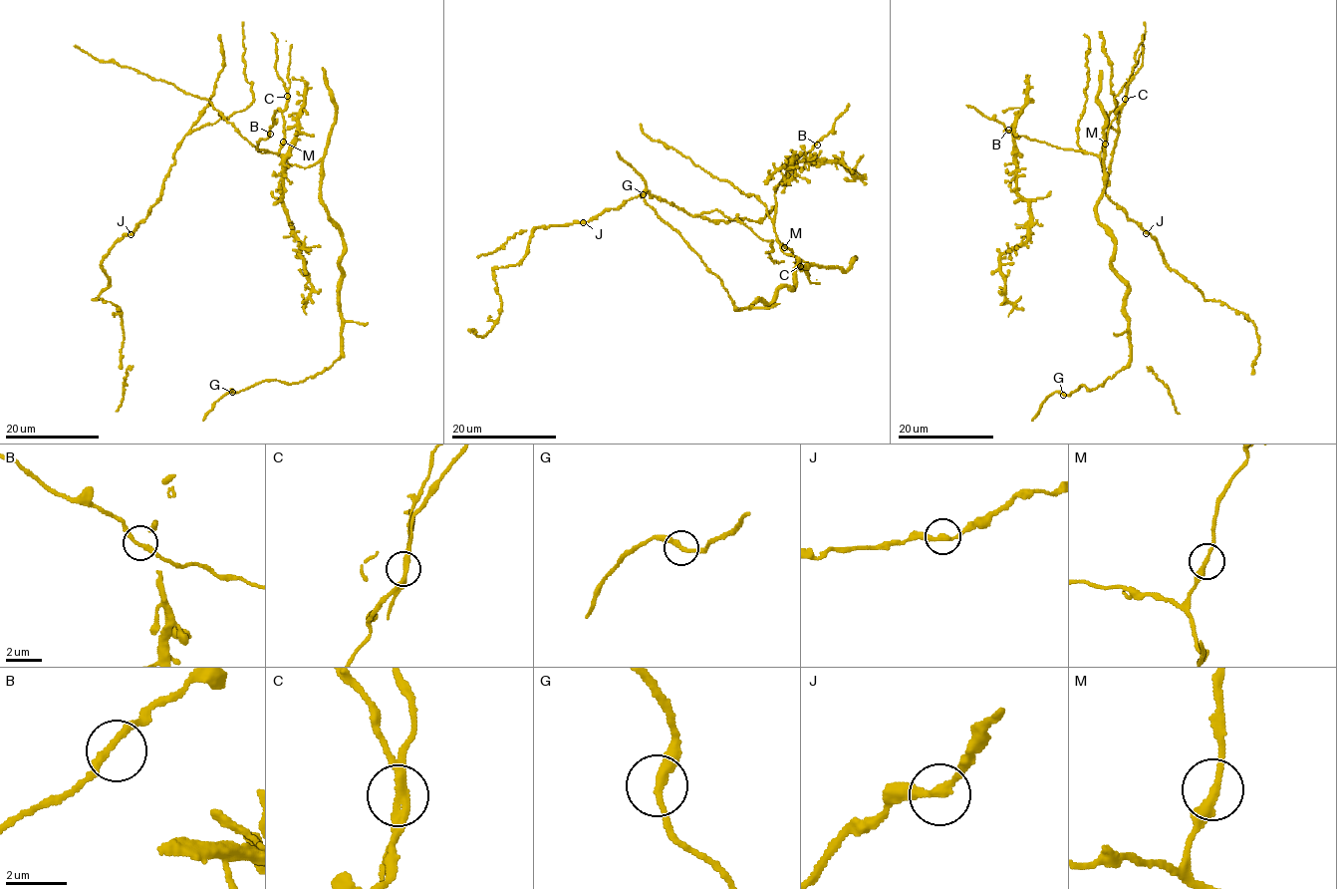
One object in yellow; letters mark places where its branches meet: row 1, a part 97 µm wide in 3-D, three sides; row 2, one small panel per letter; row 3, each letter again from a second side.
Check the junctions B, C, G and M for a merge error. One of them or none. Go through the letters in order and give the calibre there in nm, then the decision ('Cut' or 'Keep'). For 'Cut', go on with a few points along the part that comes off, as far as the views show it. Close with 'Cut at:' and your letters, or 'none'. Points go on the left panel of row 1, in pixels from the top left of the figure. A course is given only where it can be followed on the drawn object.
B: Thickness 240 nm. Keep
C: Thickness 280 nm. Cut
G: Thickness 280 nm. Keep
M: Thickness 240 nm. Keep
Cut at: C

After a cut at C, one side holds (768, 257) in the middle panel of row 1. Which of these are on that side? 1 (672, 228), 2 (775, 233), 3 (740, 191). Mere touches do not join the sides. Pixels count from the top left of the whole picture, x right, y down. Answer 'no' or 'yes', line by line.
1: no
2: no
3: no

